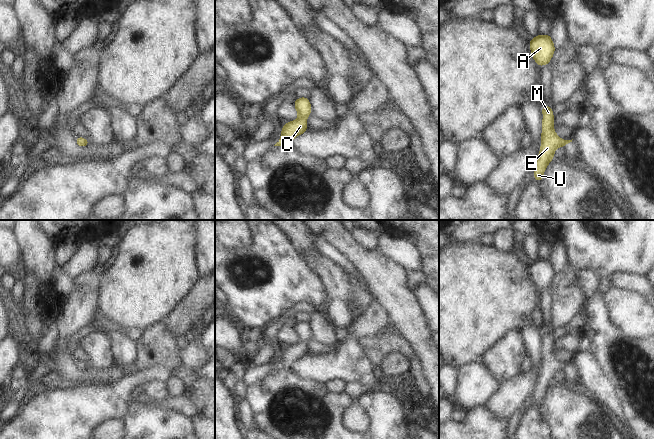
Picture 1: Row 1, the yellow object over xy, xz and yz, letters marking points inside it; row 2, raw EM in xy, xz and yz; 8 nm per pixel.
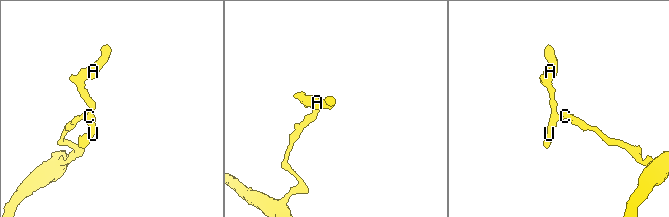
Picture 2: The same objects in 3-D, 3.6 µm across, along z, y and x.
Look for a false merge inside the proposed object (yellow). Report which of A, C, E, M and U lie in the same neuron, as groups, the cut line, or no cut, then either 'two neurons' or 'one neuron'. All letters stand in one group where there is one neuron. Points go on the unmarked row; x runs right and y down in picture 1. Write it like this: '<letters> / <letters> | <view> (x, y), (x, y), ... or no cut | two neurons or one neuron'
A C E M U | no cut | one neuron

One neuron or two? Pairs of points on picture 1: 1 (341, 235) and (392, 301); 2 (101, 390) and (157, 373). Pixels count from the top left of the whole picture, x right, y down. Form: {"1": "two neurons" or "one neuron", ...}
{"1": "one neuron", "2": "one neuron"}

